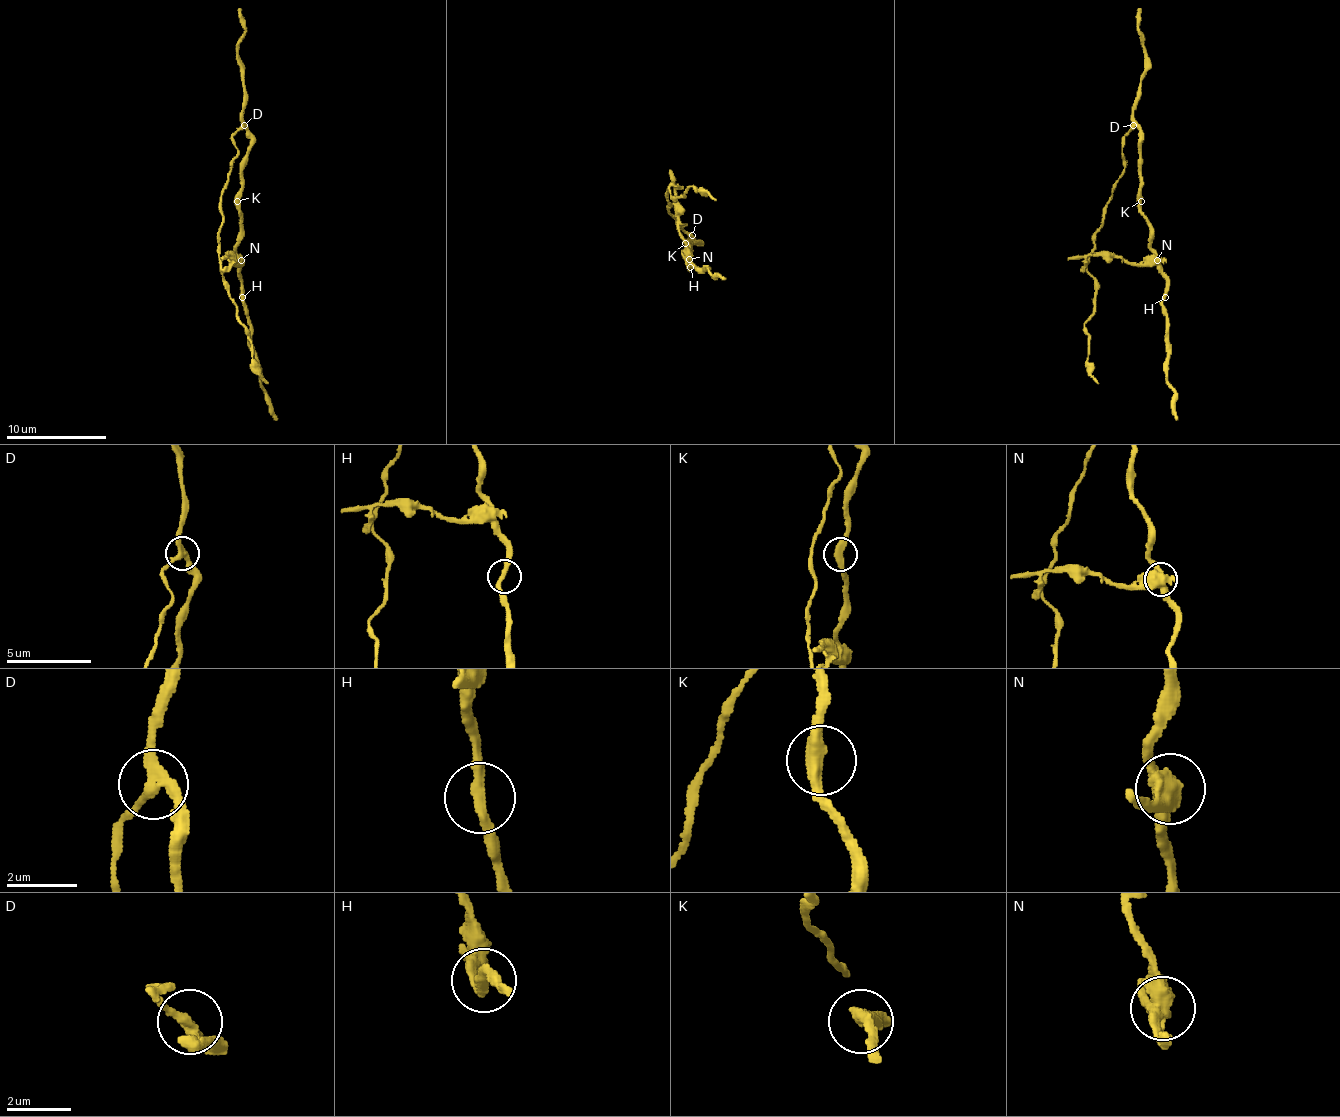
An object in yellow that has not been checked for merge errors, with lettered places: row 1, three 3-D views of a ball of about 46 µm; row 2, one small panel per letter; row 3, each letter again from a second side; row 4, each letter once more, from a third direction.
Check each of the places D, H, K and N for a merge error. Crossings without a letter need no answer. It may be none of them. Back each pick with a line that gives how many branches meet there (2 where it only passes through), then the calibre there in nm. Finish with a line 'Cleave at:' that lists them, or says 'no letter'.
D: Branches: 3. Thickness 280 nm
N: Branches: 3. Thickness 480 nm
Cleave at: D, N

